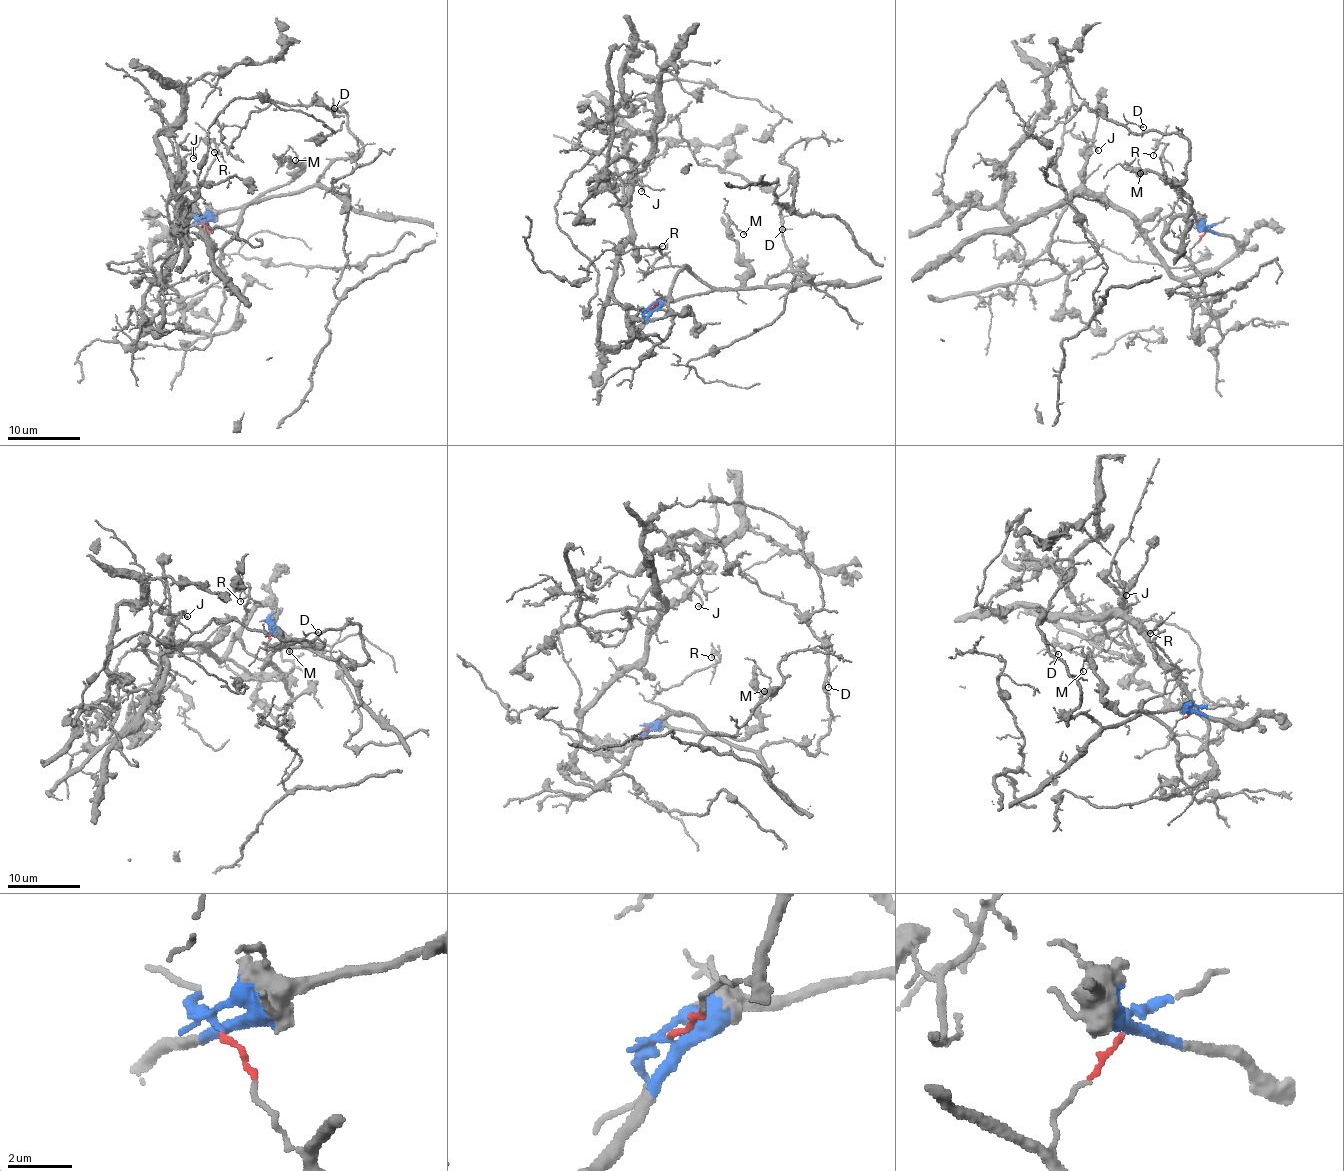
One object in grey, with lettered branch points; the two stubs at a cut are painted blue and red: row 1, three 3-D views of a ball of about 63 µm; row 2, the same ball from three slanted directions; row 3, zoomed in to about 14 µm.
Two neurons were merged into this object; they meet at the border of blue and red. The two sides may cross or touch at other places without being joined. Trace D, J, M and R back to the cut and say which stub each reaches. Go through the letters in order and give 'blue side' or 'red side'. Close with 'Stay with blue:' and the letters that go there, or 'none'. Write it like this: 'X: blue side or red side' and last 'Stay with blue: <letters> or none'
D: red side
J: blue side
M: blue side
R: red side
Stay with blue: J, M

